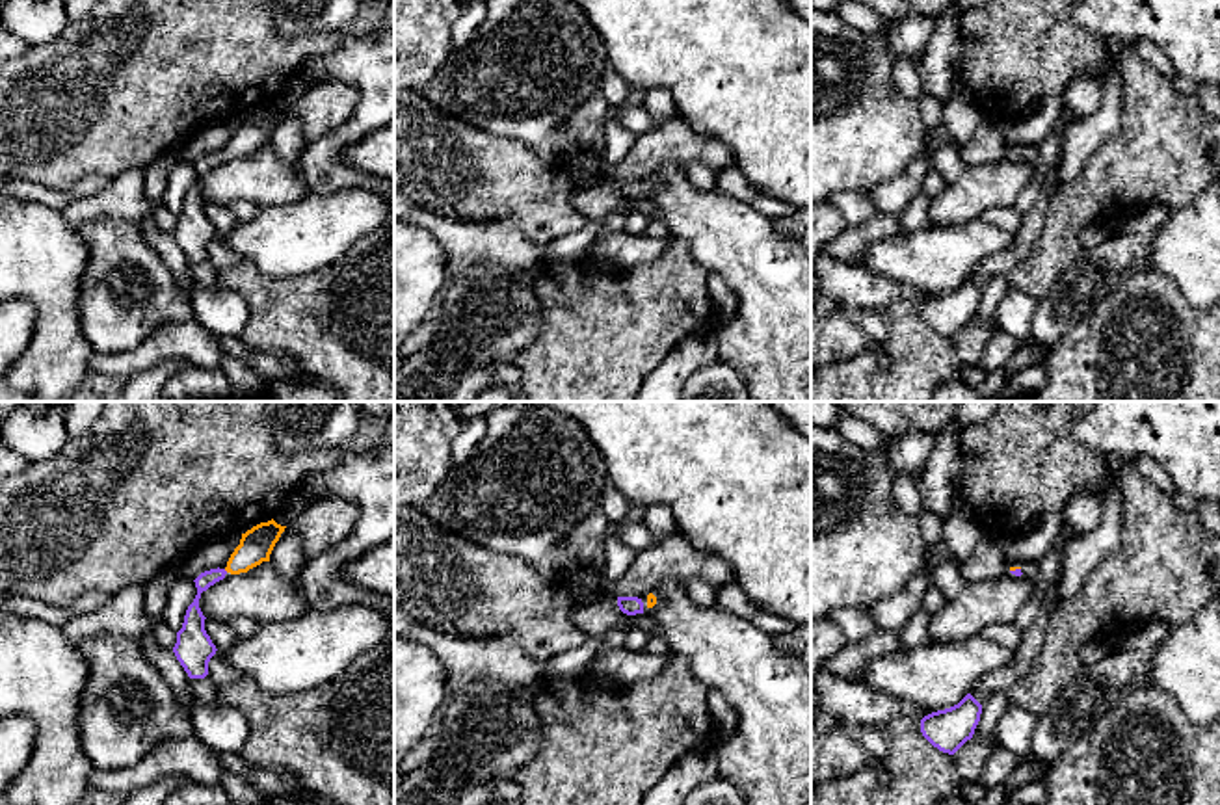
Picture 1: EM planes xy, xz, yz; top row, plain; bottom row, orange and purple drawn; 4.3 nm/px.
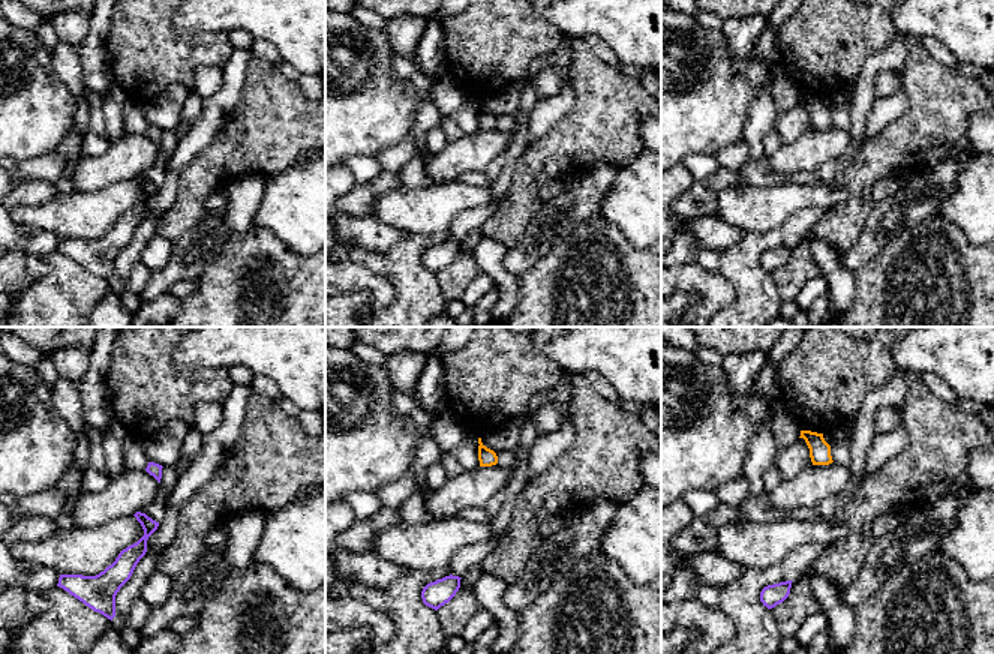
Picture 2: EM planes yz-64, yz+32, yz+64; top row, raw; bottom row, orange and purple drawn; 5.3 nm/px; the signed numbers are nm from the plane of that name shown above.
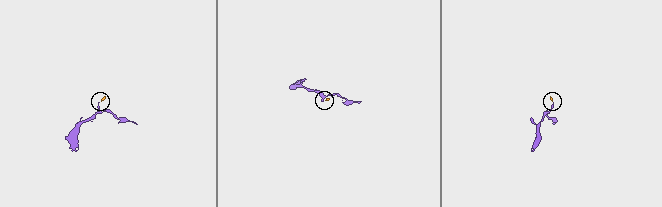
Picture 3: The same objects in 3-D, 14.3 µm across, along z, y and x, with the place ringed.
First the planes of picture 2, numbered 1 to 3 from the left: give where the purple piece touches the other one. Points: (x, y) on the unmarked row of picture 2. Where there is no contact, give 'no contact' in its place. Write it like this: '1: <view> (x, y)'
1: no contact
2: no contact
3: no contact

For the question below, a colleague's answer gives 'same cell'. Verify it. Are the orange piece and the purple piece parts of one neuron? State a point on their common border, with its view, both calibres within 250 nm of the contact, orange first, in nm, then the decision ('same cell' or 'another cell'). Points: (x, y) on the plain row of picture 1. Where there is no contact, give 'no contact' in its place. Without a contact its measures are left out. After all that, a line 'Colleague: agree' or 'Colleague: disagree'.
contact yz (1014, 153); calibres 20 and 30 nm; same cell
Colleague: agree

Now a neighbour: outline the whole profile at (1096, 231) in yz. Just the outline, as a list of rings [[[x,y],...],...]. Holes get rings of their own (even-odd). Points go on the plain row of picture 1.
[[[1099,219],[1099,221],[1092,221],[1088,223],[1082,231],[1081,231],[1081,244],[1082,249],[1090,249],[1095,244],[1103,242],[1108,231],[1108,219]]]

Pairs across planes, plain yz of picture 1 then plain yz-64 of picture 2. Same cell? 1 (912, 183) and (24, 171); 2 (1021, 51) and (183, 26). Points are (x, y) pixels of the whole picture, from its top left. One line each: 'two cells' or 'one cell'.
1: one cell
2: two cells

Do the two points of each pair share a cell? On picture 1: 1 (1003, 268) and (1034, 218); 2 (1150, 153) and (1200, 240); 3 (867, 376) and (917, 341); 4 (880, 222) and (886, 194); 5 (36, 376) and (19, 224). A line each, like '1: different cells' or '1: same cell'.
1: same cell
2: different cells
3: same cell
4: different cells
5: same cell

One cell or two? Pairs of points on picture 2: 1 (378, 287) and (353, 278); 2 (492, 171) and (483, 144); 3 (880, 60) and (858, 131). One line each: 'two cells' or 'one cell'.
1: one cell
2: two cells
3: one cell

